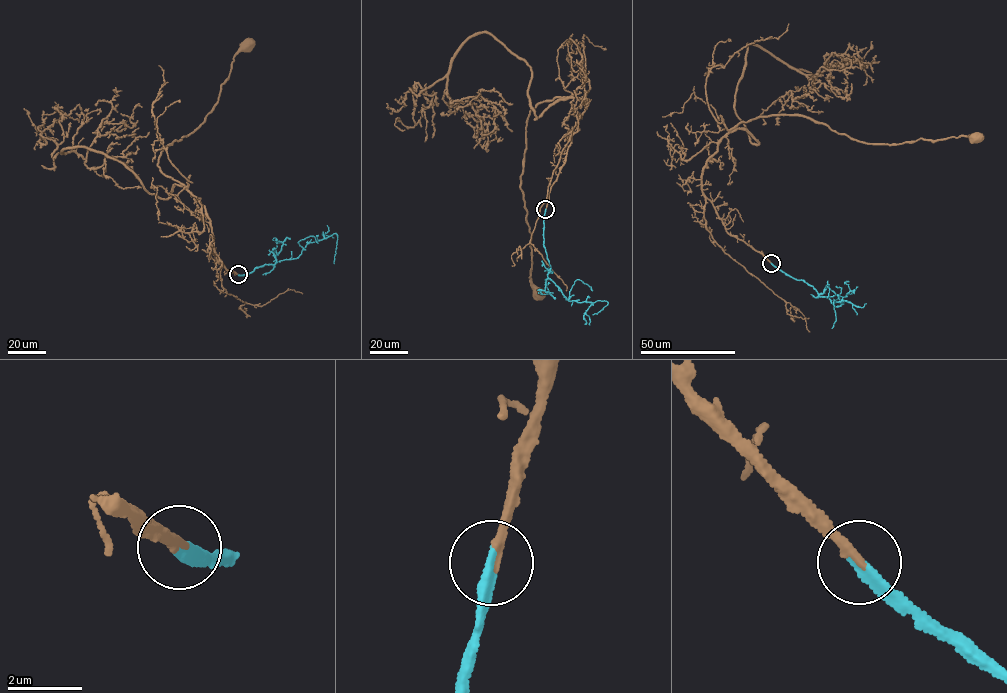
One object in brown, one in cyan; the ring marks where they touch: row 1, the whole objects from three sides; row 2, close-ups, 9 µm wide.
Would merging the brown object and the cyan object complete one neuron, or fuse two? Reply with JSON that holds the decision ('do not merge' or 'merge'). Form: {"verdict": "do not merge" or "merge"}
{"verdict": "merge"}

